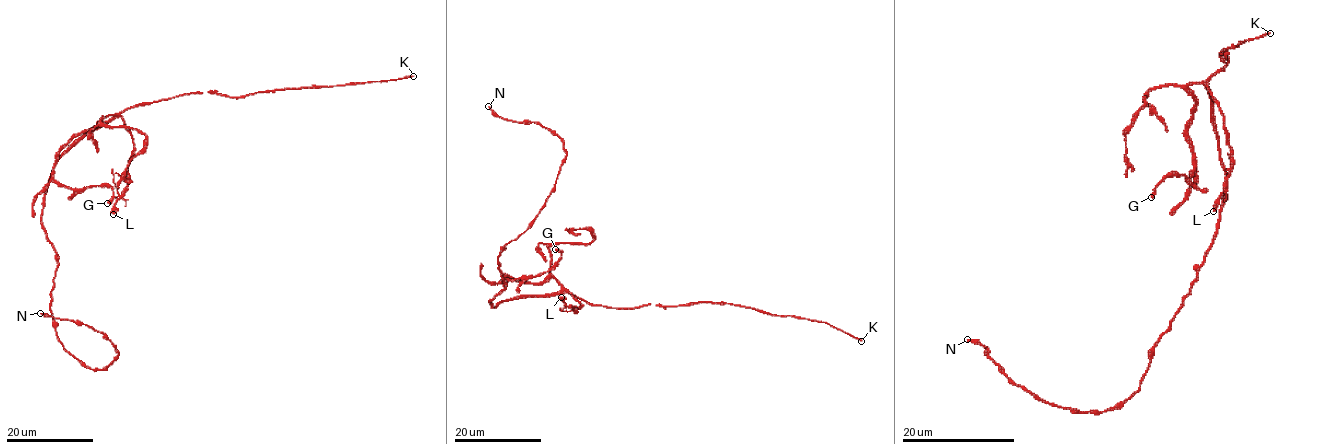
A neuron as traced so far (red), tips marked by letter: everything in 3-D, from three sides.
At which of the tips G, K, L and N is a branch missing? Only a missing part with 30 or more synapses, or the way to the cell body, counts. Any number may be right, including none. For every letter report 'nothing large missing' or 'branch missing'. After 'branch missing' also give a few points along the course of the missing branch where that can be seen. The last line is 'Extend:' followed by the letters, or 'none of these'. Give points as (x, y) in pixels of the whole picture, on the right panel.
G: nothing large missing
K: branch missing
L: nothing large missing
N: nothing large missing
Extend: K

